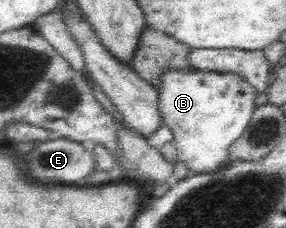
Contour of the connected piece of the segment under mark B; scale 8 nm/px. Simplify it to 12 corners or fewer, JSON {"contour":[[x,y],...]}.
{"contour":[[161,72],[157,112],[190,174],[231,161],[260,92],[235,72]]}

